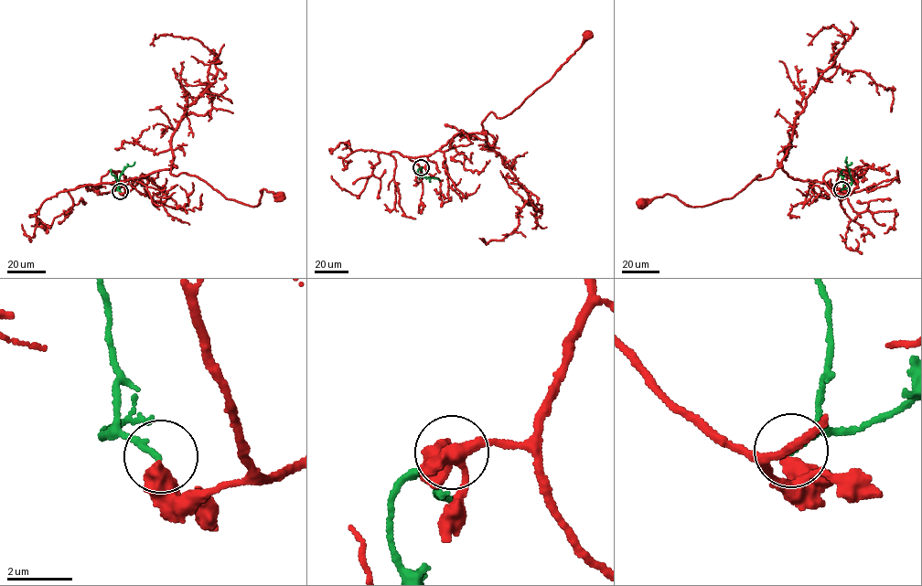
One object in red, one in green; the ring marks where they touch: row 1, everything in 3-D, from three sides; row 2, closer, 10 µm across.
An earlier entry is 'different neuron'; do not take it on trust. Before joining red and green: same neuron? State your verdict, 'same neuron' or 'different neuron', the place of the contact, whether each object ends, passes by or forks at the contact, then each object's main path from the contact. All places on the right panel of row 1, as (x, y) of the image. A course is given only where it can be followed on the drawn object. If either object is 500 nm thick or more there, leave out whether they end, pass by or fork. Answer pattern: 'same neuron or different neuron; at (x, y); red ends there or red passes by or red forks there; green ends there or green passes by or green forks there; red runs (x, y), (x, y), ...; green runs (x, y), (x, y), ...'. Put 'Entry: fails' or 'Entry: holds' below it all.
different neuron; at (841, 189); red runs (841, 190), (828, 181), (798, 180), (782, 165), (731, 198), (704, 206), (688, 207), (669, 194), (642, 202); green runs (841, 189), (847, 187), (852, 180), (845, 162), (846, 156)
Entry: holds

